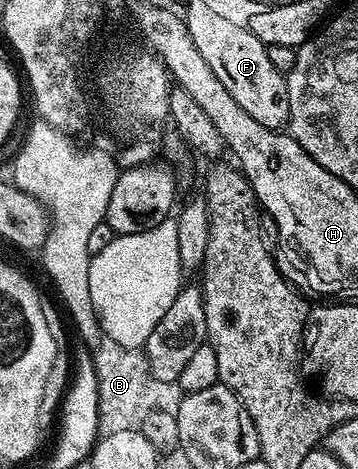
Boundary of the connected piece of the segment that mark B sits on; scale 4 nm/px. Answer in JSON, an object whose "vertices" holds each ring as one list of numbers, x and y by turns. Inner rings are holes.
{"vertices":[[106,336,93,350,97,378,97,412,99,413,99,433,113,436,113,432,137,430,149,416,149,412,166,407,171,398,172,383,155,379,151,366,142,349,130,350,117,340]]}

